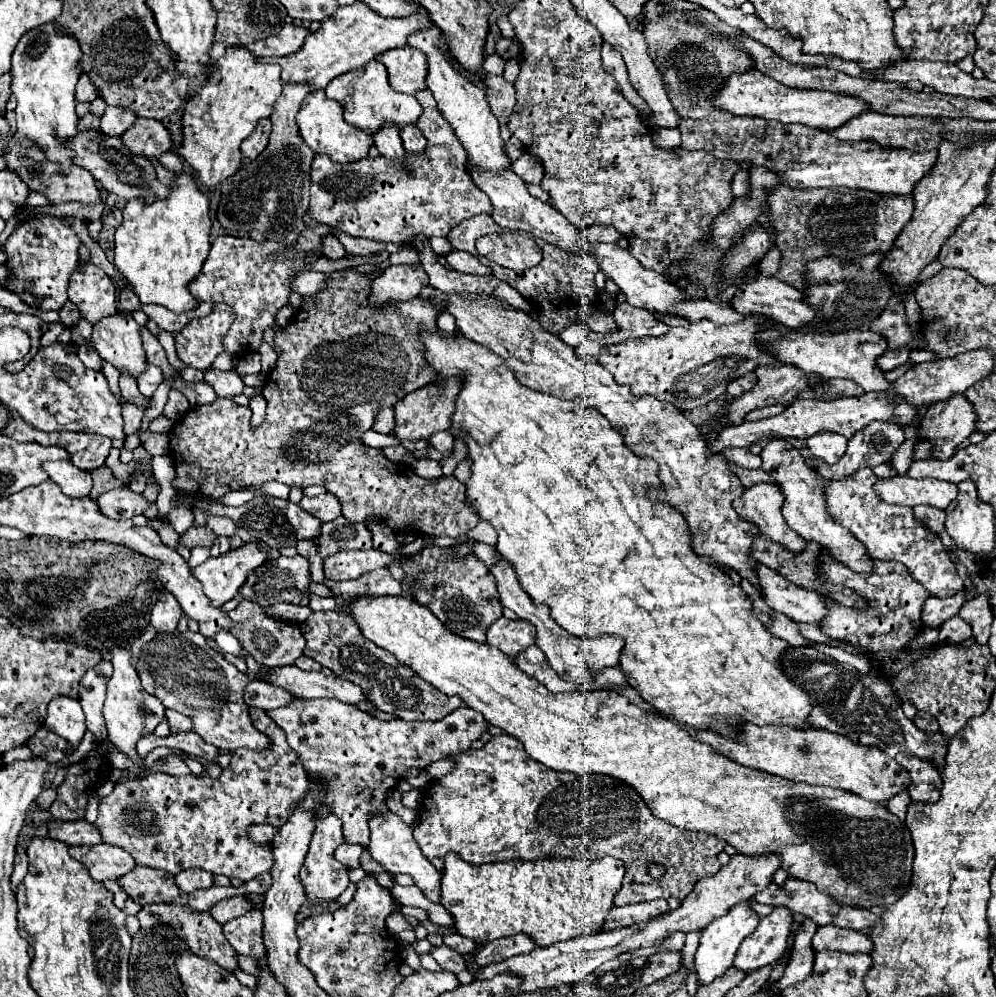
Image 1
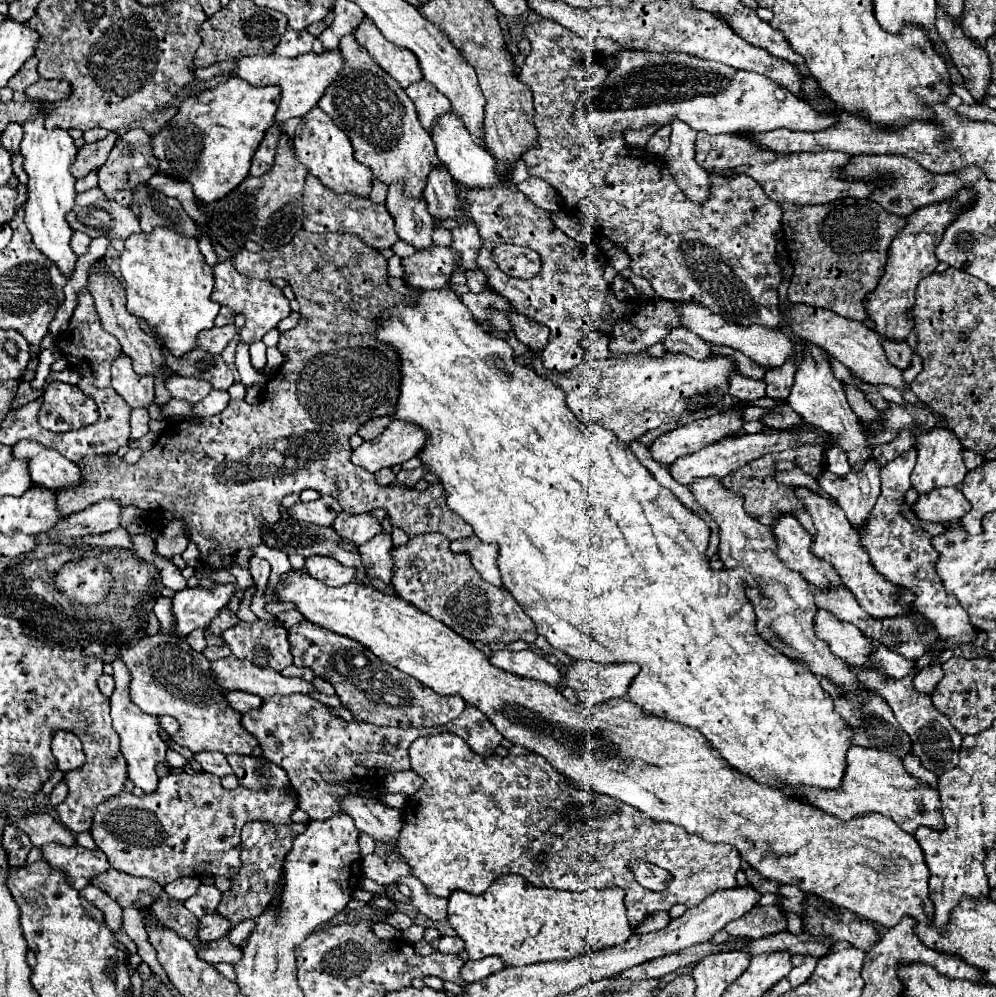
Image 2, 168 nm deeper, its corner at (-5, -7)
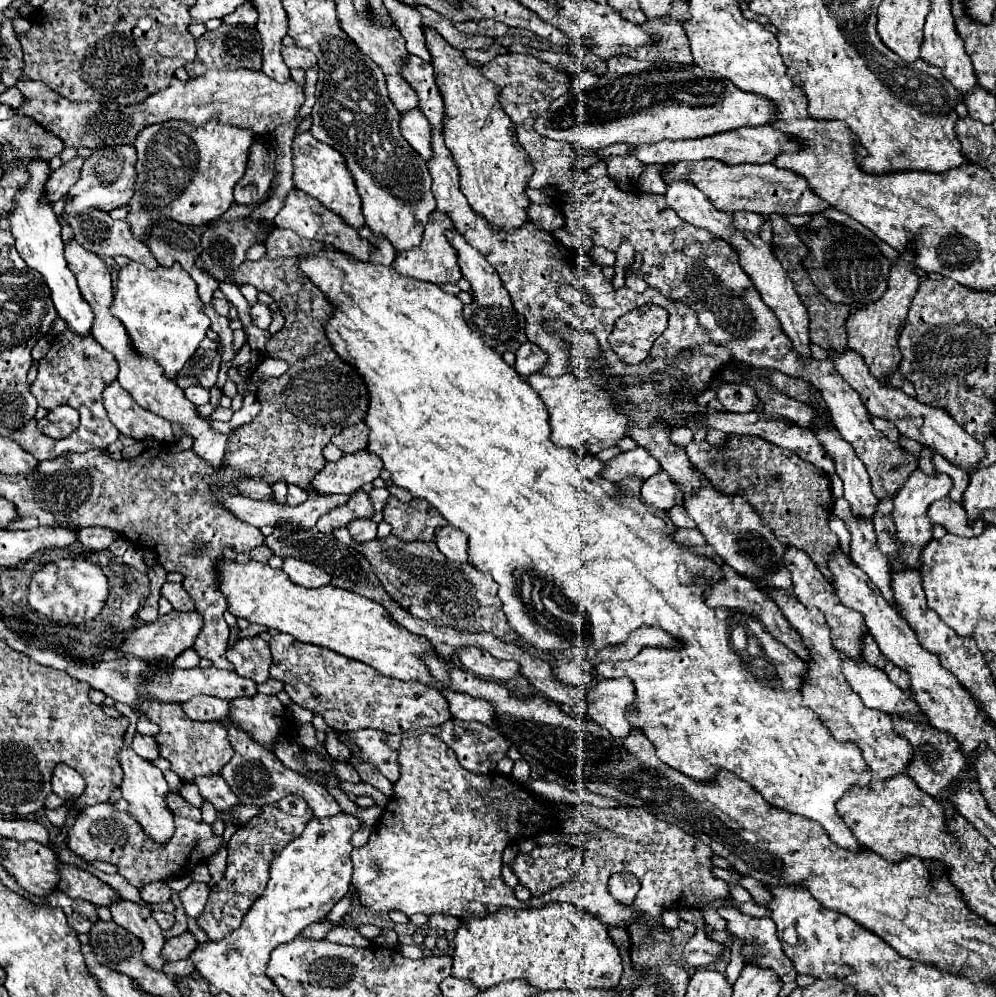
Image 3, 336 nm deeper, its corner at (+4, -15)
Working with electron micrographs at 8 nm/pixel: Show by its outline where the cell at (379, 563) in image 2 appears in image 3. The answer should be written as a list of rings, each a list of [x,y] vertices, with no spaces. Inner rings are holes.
[[[355,520],[347,528],[357,544],[365,544],[377,538],[377,524],[373,520]]]

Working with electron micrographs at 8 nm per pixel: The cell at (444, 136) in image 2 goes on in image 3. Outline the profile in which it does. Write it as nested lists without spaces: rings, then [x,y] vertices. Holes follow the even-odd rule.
[[[421,110],[417,112],[407,112],[403,114],[401,120],[401,132],[403,138],[419,152],[419,156],[429,162],[433,158],[433,148],[431,148],[431,140],[433,140],[433,132],[431,132],[431,124],[427,122],[427,118],[423,116]]]

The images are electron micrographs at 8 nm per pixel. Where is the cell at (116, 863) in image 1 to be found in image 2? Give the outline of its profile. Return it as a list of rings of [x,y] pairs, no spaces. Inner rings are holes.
[[[44,844],[40,846],[42,856],[46,864],[50,864],[56,870],[62,870],[68,876],[68,884],[72,888],[82,890],[90,884],[90,878],[96,874],[102,874],[110,868],[104,852],[86,850],[82,846],[60,846],[60,844]]]

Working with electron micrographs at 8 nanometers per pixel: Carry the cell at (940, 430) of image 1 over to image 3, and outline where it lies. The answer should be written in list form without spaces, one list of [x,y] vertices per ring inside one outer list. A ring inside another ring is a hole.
[[[913,470],[911,476],[907,478],[907,482],[903,484],[903,488],[895,494],[893,498],[893,522],[895,522],[895,528],[897,528],[897,536],[899,540],[905,544],[903,548],[903,558],[905,558],[905,564],[911,564],[911,568],[919,568],[919,548],[923,548],[923,544],[927,544],[927,540],[931,540],[931,520],[927,518],[927,508],[931,502],[939,500],[939,498],[945,498],[949,496],[953,488],[953,480],[943,474],[943,472],[935,472],[935,476],[929,476],[925,474],[923,470]]]

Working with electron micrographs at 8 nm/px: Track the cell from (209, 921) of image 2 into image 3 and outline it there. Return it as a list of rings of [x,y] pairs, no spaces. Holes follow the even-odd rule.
[[[185,930],[181,936],[175,936],[175,938],[169,938],[165,948],[163,948],[163,956],[169,960],[169,962],[175,962],[175,960],[183,960],[187,958],[195,948],[199,946],[199,942],[195,940],[195,936]]]

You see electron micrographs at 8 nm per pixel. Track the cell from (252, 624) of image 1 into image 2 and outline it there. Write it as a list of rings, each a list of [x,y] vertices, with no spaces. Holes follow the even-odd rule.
[[[262,620],[254,624],[238,622],[228,628],[222,638],[230,646],[232,656],[250,660],[256,666],[270,666],[276,672],[282,672],[292,664],[288,632],[282,624],[266,624]]]

